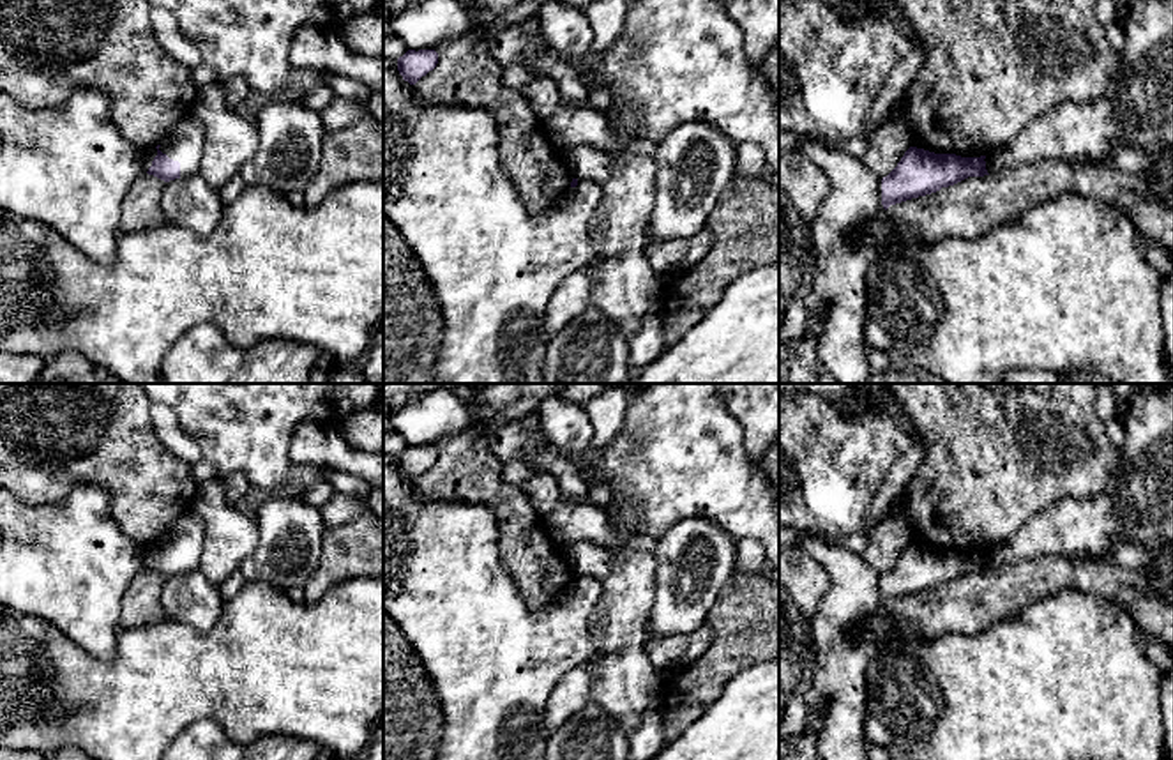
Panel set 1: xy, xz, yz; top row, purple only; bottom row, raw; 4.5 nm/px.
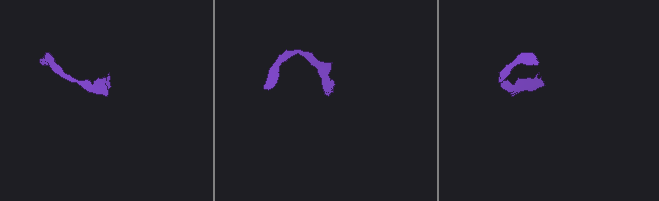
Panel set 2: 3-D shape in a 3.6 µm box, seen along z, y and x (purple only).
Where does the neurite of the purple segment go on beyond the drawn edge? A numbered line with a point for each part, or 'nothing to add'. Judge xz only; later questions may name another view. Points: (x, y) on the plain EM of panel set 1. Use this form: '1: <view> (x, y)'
1: xz (493, 665)

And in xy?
1: xy (184, 539)

